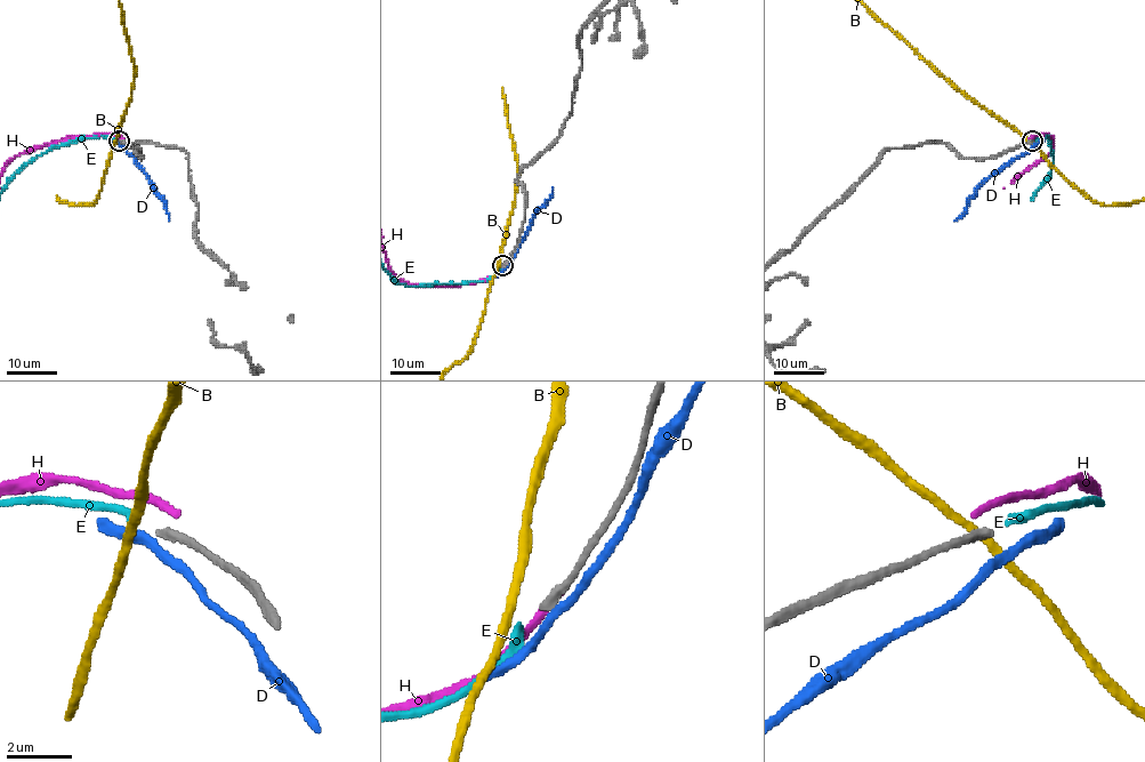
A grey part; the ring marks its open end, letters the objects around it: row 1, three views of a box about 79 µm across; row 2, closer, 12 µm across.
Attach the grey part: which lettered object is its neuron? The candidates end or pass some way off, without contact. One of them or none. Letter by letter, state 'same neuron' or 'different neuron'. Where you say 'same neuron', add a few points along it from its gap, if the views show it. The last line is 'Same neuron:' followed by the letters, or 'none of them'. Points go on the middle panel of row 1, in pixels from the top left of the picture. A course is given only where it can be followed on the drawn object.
B: different neuron
D: different neuron
E: same neuron
H: different neuron
Same neuron: E

